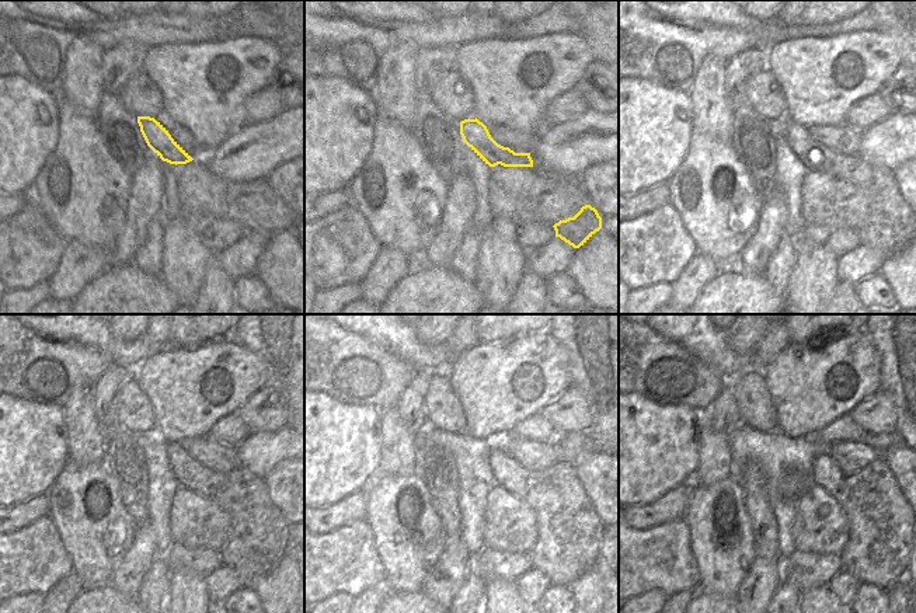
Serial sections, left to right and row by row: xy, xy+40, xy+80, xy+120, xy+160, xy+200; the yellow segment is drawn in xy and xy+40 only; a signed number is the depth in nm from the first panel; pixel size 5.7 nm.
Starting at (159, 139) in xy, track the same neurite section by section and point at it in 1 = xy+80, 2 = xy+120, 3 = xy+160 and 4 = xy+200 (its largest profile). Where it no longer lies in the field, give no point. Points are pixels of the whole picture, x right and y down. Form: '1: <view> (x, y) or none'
1: xy+80 (891, 223)
2: xy+120 (258, 537)
3: xy+160 (570, 532)
4: xy+200 (880, 521)

